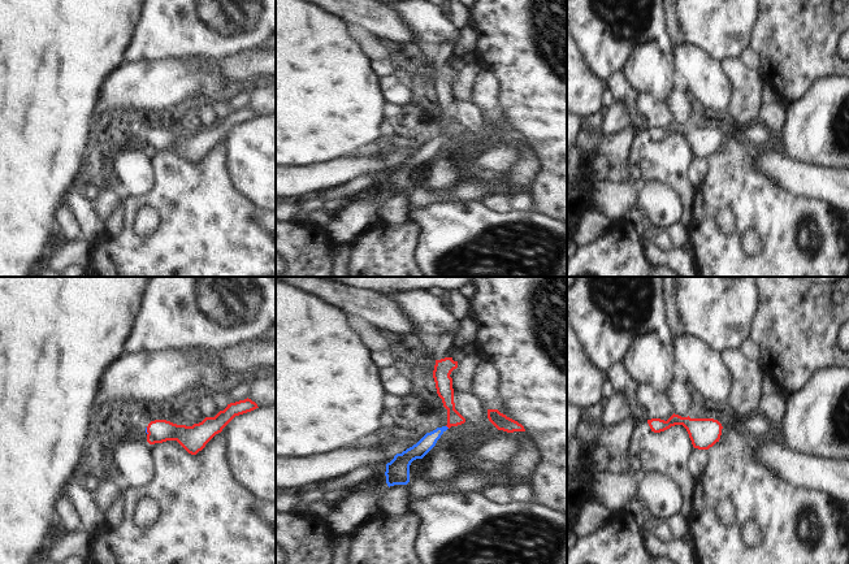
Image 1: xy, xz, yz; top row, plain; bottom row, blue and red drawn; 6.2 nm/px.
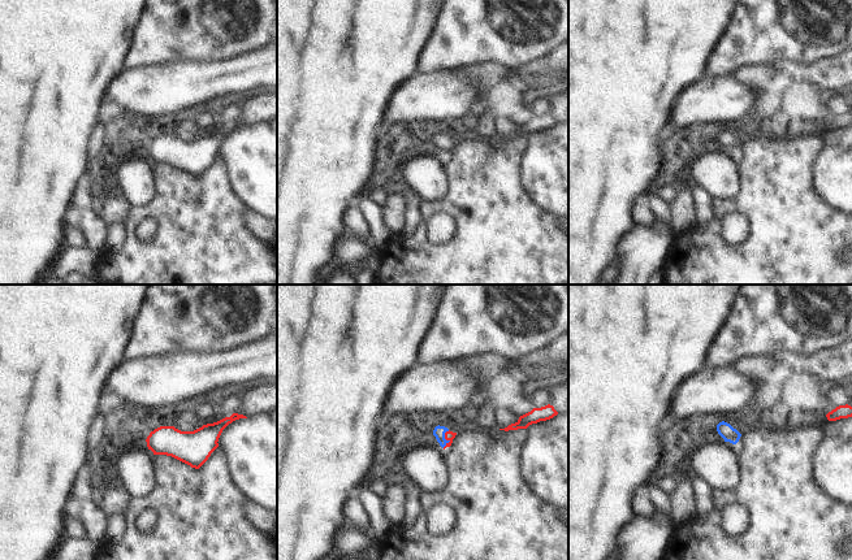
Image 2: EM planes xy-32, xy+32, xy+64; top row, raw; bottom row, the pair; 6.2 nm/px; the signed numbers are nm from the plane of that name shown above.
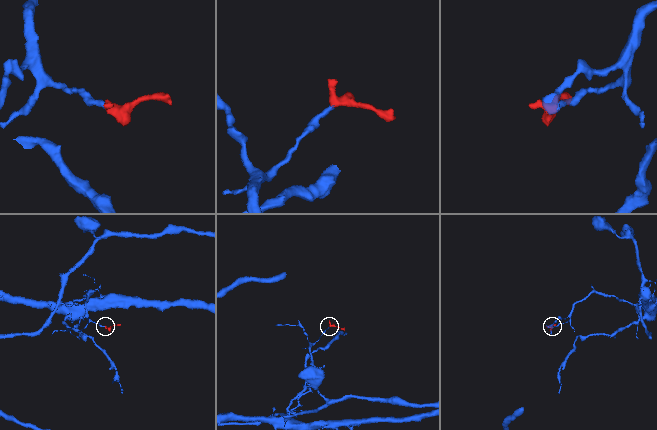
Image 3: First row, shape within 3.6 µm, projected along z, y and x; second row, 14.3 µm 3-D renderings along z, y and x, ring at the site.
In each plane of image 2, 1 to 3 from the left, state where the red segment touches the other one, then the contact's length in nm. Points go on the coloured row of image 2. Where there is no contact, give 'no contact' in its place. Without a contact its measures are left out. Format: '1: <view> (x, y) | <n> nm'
1: no contact
2: xy+32 (444, 438) | 120 nm
3: no contact

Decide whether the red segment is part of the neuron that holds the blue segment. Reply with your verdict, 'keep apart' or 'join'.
join

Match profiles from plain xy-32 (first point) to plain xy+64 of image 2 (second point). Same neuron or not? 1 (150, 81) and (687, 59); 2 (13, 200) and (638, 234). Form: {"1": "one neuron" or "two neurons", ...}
{"1": "two neurons", "2": "two neurons"}

